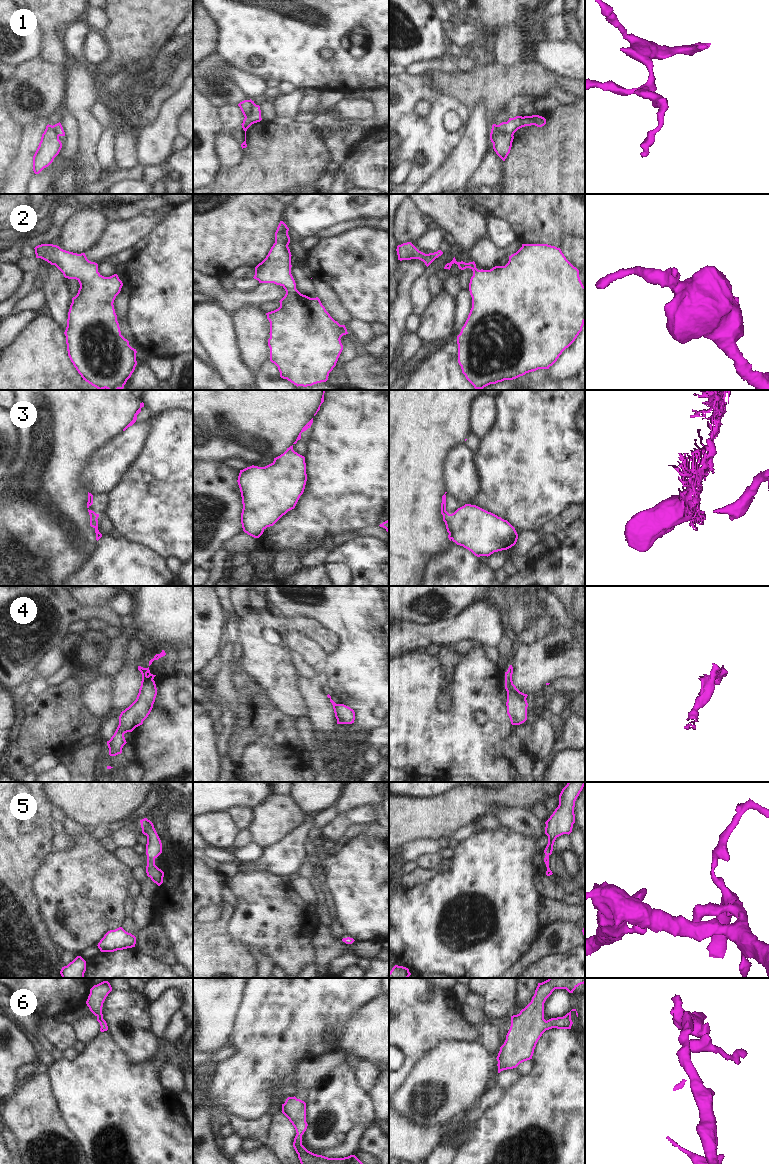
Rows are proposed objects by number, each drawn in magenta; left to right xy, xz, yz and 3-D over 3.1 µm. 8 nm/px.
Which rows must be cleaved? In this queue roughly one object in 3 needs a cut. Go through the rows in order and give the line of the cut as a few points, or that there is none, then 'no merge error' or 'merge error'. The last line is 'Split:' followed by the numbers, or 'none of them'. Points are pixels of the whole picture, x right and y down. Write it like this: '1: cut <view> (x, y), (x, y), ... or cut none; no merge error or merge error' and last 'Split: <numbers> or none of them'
1: cut yz (496, 125), (496, 129), (499, 132), (512, 135); merge error
2: cut none; no merge error
3: cut yz (450, 514), (449, 528), (452, 538); merge error
4: cut xy (152, 679), (145, 683), (141, 694), (137, 697); merge error
5: cut none; no merge error
6: cut none; no merge error
Split: 1, 3, 4

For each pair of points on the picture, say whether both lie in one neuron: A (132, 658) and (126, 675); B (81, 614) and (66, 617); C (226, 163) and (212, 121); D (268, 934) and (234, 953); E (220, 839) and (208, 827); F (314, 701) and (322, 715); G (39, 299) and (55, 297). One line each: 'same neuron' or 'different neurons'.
A: different neurons
B: same neuron
C: different neurons
D: different neurons
E: same neuron
F: same neuron
G: different neurons

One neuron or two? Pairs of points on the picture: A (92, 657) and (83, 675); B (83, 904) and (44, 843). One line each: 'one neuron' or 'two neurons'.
A: two neurons
B: two neurons

